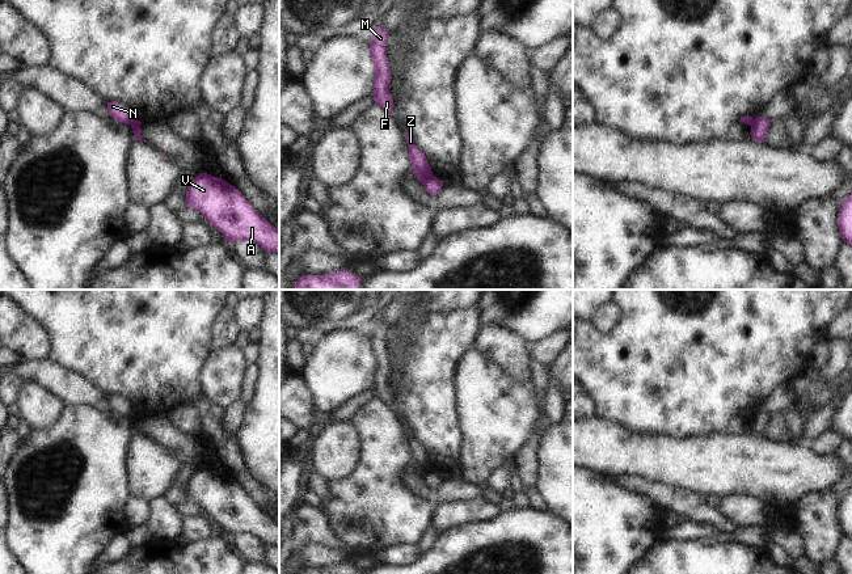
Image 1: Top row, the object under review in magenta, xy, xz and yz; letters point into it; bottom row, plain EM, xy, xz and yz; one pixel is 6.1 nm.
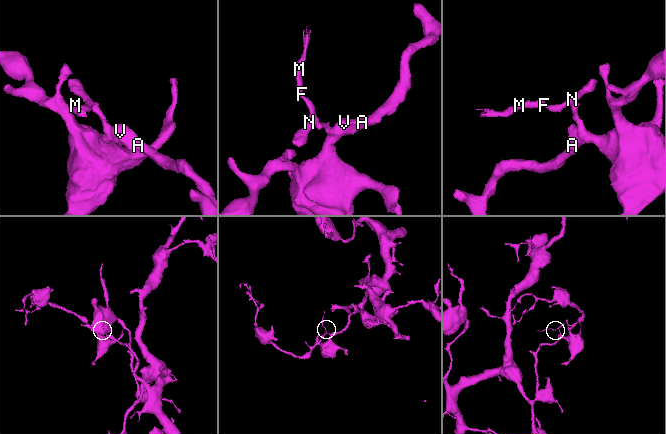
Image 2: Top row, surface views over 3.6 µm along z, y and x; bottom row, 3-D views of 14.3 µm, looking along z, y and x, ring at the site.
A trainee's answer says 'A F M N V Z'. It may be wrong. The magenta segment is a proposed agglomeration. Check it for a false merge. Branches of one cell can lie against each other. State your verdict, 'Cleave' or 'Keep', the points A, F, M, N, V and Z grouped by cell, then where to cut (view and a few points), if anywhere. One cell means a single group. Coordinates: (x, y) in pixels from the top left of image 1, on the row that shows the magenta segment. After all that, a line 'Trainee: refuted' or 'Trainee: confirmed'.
Cleave. Groups: A V / F M N Z. Split along xz (431, 173), (422, 184).
Trainee: refuted

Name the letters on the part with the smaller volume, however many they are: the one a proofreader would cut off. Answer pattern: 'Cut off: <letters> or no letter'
Cut off: F, M, N, Z

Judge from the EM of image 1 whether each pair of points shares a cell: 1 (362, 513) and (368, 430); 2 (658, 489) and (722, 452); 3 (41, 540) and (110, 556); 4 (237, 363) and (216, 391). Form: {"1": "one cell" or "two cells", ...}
{"1": "one cell", "2": "two cells", "3": "two cells", "4": "one cell"}

